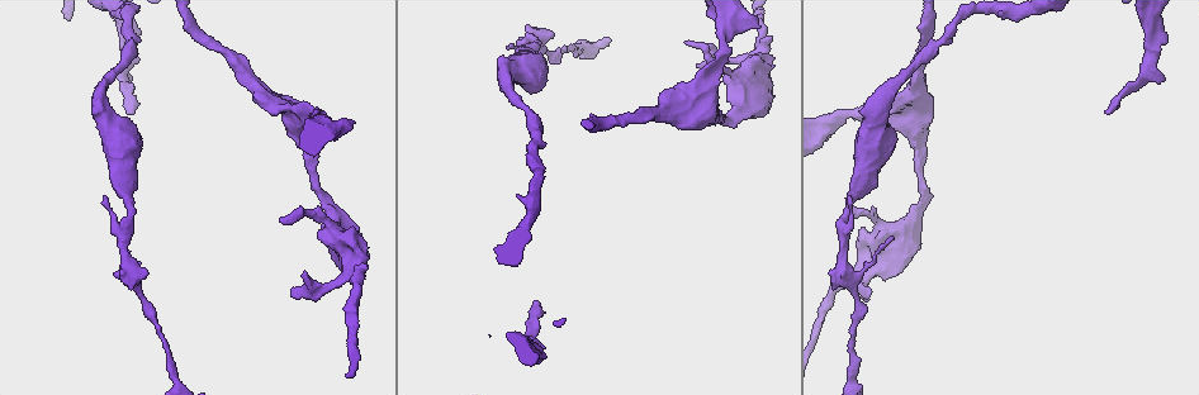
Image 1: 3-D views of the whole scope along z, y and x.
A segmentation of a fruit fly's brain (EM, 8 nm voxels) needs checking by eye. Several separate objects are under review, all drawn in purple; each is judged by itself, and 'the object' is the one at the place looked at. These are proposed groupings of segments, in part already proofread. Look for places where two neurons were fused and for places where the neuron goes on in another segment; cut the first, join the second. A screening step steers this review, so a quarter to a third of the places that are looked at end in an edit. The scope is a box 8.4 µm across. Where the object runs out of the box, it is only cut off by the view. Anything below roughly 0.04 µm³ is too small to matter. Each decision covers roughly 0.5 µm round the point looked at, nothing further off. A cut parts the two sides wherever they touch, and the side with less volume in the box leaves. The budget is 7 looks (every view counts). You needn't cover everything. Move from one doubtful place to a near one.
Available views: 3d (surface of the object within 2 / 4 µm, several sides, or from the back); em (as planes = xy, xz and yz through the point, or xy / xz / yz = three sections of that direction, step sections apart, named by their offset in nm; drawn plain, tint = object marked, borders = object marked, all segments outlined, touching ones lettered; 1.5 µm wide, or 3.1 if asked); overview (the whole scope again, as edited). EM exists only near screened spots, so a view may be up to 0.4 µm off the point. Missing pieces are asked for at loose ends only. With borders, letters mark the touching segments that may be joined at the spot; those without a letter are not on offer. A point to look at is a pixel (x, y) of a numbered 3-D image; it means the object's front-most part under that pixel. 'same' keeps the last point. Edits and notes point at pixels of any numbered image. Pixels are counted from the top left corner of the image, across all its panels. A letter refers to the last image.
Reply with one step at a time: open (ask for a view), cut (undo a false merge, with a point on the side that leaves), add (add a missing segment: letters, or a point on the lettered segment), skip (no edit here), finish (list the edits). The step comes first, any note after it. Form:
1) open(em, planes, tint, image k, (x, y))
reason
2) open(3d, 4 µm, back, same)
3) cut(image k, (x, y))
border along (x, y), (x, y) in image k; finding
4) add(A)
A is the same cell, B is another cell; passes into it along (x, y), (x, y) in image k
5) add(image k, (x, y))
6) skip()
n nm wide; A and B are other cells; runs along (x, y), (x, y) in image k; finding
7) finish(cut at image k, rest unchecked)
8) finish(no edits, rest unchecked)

open(em, planes, tint, image 1, (530, 38))
thick turns thin

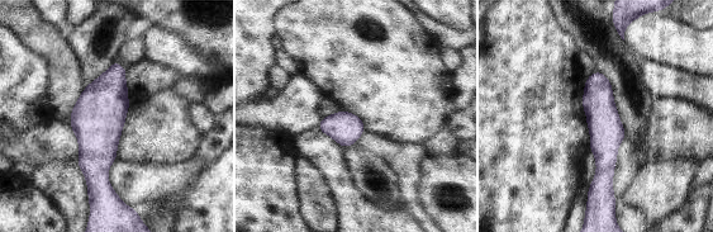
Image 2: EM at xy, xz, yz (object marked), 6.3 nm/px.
open(em, planes, borders, same)

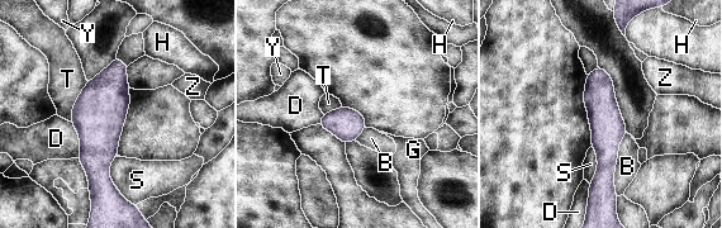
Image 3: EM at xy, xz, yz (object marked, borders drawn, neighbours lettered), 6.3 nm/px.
skip()
B, D, G, H, S, T, Y and Z are other cells; runs along (598, 71), (606, 175), (594, 193) in image 3; continuous, no second neuron

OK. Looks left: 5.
open(em, planes, borders, image 1, (685, 43))
an open end

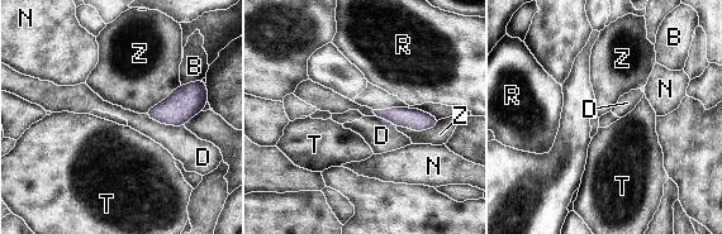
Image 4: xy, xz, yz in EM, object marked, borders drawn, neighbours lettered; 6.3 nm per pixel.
skip()
B, D, N, R, T and Z are other cells; border along (441, 119), (422, 130), (395, 127) in image 4; none of them fits

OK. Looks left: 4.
open(3d, 4 µm, image 1, (923, 202))
sudden change in width

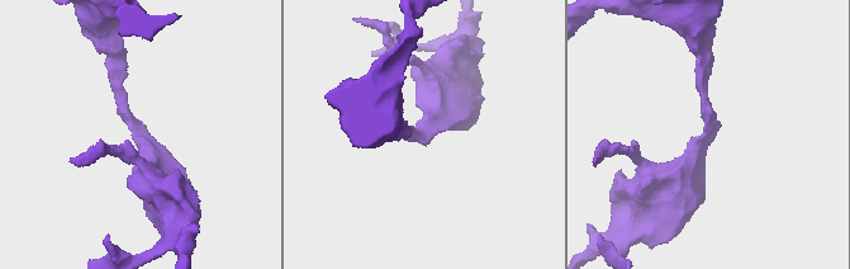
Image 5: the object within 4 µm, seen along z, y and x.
open(em, planes, tint, image 5, (417, 131))
arms of 180, 420 nm; need the tissue

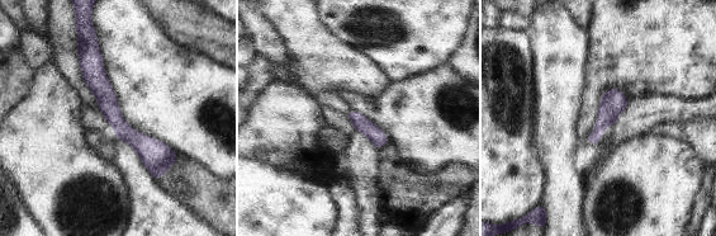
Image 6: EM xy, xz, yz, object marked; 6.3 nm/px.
open(em, planes, borders, same)
what lies round it

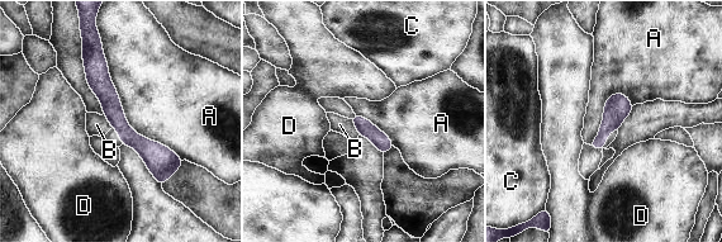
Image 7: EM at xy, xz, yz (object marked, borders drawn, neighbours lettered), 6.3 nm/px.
skip()
A, B, C and D are other cells; runs along (94, 51), (117, 120), (161, 180) in image 7; all the same neuron

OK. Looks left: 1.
finish(no edits, rest unchecked)

